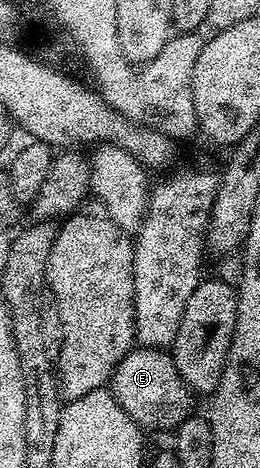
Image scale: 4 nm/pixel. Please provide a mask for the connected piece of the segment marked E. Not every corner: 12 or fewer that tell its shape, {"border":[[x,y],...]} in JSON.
{"border":[[138,345],[114,371],[124,413],[173,432],[195,410],[173,354]]}

